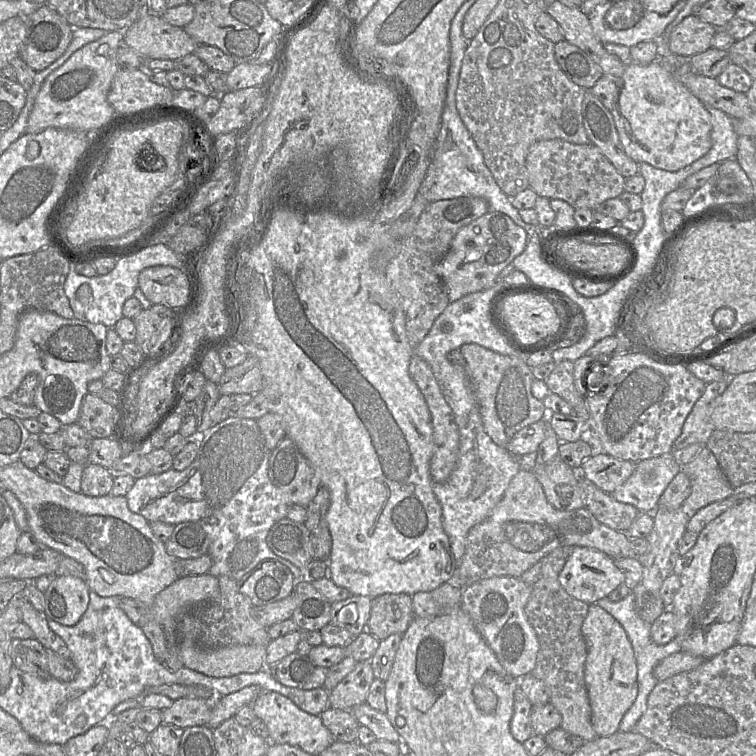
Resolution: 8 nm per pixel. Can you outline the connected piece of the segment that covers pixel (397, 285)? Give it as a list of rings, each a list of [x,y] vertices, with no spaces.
[[[463,196],[430,202],[413,232],[402,241],[399,253],[387,266],[386,277],[400,297],[406,316],[406,334],[414,354],[434,321],[450,303],[446,286],[435,272],[435,265],[446,256],[459,229],[489,210],[487,201],[480,197]]]

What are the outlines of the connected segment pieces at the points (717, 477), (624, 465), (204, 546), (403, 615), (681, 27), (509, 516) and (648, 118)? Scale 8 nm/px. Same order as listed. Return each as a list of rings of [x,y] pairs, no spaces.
[[[705,446],[682,471],[690,479],[692,490],[682,509],[691,518],[701,508],[733,495],[732,485],[723,474],[715,456]]]
[[[596,450],[594,455],[582,462],[579,474],[602,491],[611,494],[628,480],[635,468],[636,463]]]
[[[182,522],[174,526],[169,540],[165,542],[166,551],[179,560],[198,558],[208,553],[210,540],[197,522]]]
[[[386,593],[371,599],[366,629],[381,641],[392,634],[403,635],[414,617],[411,595]]]
[[[697,14],[684,18],[669,36],[669,49],[678,56],[691,58],[711,47],[717,28],[702,20]]]
[[[519,470],[502,499],[481,523],[473,526],[466,538],[463,557],[448,581],[454,587],[499,576],[519,578],[532,565],[559,547],[584,546],[597,549],[612,559],[639,558],[625,532],[599,522],[586,508],[561,511],[546,499],[541,484],[532,472]]]
[[[660,60],[648,65],[632,61],[619,79],[619,94],[610,111],[626,154],[637,163],[674,172],[703,157],[711,148],[711,116],[704,104],[677,81]]]

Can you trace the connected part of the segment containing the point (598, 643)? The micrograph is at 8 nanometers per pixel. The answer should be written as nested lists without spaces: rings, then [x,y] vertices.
[[[596,603],[589,605],[587,616],[581,626],[581,632],[587,645],[584,680],[591,707],[591,723],[598,737],[606,737],[618,731],[623,716],[632,706],[638,694],[637,664],[634,650],[622,625]]]

